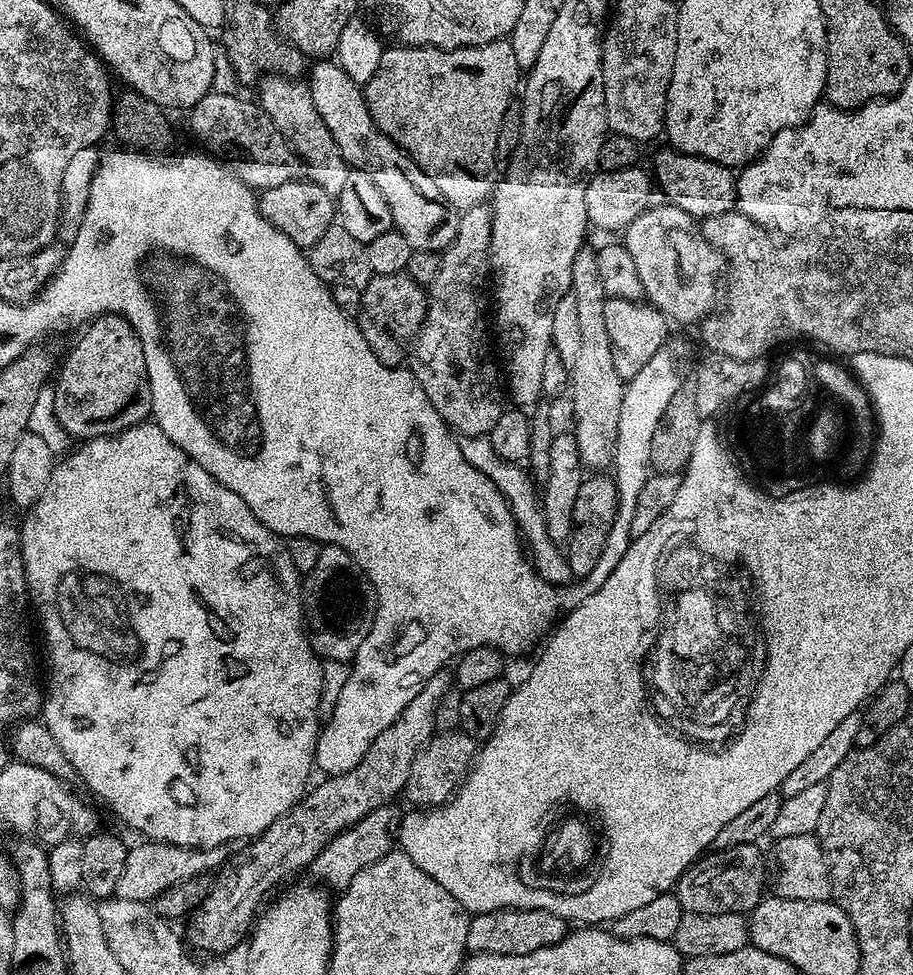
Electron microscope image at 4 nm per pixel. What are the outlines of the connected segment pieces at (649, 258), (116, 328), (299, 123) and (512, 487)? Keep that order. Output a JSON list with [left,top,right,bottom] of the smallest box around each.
[[622,202,726,326],[52,316,152,440],[258,74,350,197],[459,436,574,586]]

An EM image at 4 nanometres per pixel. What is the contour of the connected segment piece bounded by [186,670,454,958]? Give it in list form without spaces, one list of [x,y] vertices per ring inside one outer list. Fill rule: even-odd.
[[[444,670],[435,672],[420,687],[418,694],[406,702],[402,714],[398,714],[398,718],[374,738],[370,750],[366,750],[362,762],[358,762],[354,770],[321,779],[321,784],[305,791],[282,818],[270,822],[261,836],[249,839],[240,846],[245,848],[231,853],[230,863],[219,869],[220,877],[212,880],[212,889],[204,901],[187,917],[186,940],[193,949],[197,948],[197,953],[209,952],[212,955],[209,957],[220,958],[223,952],[234,951],[243,940],[245,943],[257,919],[258,909],[265,903],[264,895],[275,884],[282,883],[291,872],[300,872],[303,868],[305,871],[333,838],[366,818],[366,814],[391,805],[392,799],[405,791],[414,756],[437,731],[435,710],[439,700],[453,687],[453,677],[446,673]]]

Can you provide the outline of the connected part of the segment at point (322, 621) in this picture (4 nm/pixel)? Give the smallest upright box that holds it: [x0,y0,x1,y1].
[302,544,376,662]

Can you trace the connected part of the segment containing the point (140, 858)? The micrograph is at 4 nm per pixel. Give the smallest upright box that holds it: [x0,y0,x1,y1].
[116,840,230,901]

